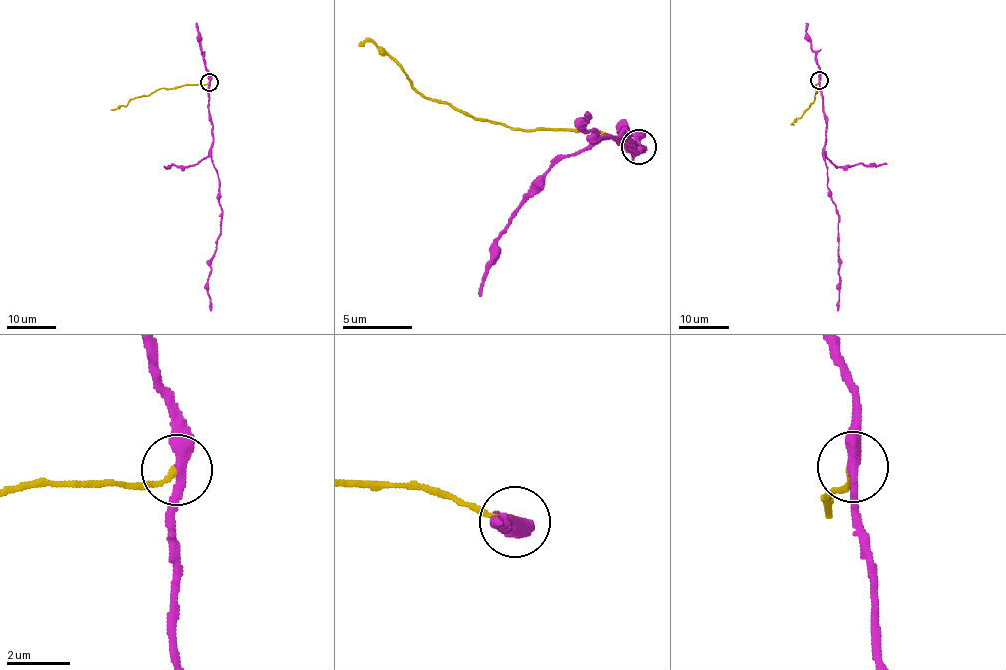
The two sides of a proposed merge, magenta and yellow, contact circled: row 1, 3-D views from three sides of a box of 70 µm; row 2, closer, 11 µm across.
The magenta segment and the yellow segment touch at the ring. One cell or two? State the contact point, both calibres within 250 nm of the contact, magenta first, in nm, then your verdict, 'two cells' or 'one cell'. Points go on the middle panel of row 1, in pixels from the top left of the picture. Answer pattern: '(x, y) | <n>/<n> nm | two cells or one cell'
(638, 146) | 360/140 nm | two cells

